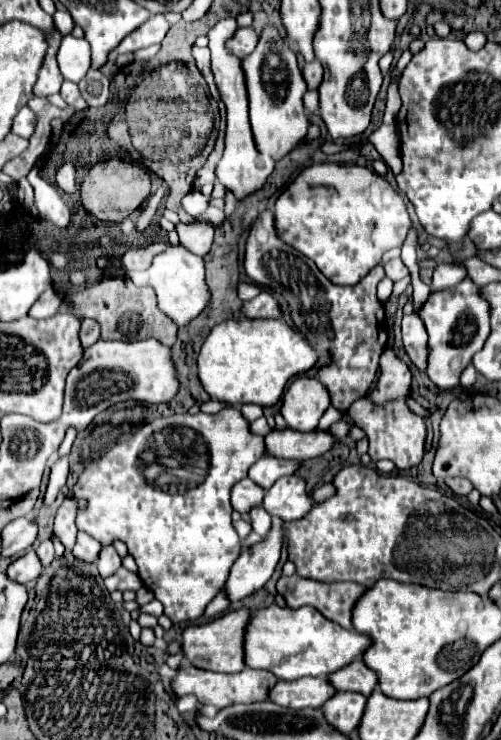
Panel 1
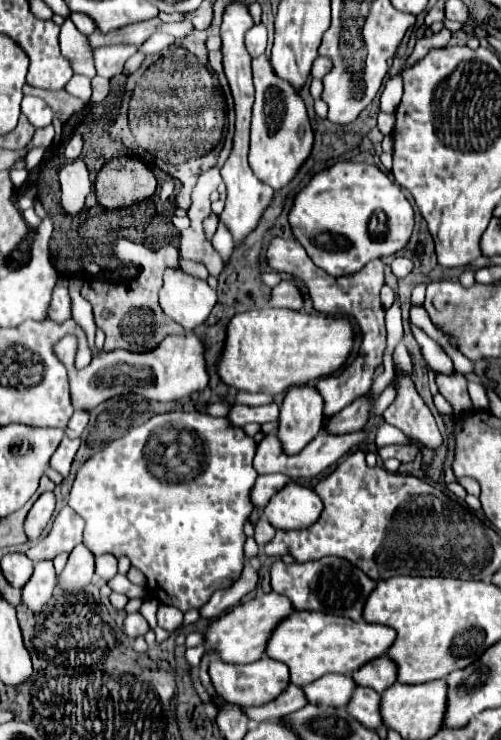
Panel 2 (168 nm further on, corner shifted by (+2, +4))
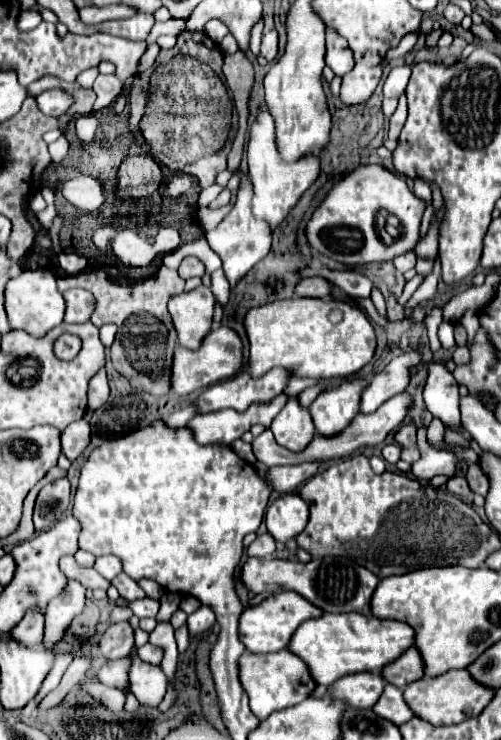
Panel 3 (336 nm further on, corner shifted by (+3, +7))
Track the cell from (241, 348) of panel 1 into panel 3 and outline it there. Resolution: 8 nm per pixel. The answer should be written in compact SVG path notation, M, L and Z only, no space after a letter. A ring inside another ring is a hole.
M292 297L250 311L244 319L250 341L250 375L264 375L274 367L290 367L296 377L350 377L366 367L376 353L374 323L354 303Z

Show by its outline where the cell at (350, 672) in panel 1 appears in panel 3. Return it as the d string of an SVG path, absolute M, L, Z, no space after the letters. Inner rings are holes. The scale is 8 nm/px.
M410 647L410 651L406 651L406 655L398 659L398 663L390 663L390 667L382 671L382 675L388 683L404 689L406 685L424 677L424 659L416 647Z

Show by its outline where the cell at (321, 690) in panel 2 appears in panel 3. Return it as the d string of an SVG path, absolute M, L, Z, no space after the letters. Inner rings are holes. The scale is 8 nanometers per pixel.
M358 673L358 675L346 675L346 679L340 679L338 683L330 685L328 691L336 691L334 695L346 695L346 699L350 699L352 707L360 707L360 709L372 709L382 691L384 691L384 677L382 673Z

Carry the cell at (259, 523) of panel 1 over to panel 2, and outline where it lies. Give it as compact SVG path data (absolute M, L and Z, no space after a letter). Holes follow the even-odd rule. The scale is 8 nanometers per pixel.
M259 520L255 524L255 540L259 546L263 546L263 542L269 542L273 538L273 534L275 534L275 528L267 520Z

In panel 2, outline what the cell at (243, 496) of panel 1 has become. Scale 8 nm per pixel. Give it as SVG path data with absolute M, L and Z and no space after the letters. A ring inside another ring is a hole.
M283 474L257 476L257 480L255 480L255 484L253 484L251 492L249 492L251 504L253 504L255 508L263 508L263 506L269 502L269 498L287 484L287 480L291 480L291 478L287 478L287 476L283 476Z

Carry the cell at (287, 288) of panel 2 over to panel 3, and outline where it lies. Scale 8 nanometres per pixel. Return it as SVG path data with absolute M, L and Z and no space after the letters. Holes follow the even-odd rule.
M306 277L298 283L296 293L300 297L328 297L332 293L332 283L324 277Z

